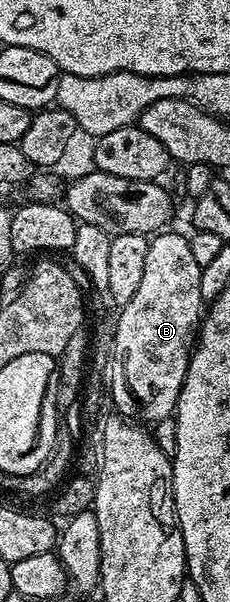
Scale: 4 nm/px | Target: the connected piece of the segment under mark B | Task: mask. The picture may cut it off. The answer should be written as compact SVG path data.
M158 232L150 240L147 259L143 262L143 279L135 290L135 295L131 295L127 304L120 306L118 313L121 314L116 314L113 327L113 352L107 370L107 393L111 398L111 405L117 408L114 410L120 416L136 419L141 423L156 423L176 414L189 357L193 354L193 346L203 320L203 302L199 291L202 266L195 263L191 256L188 236L184 232L169 232Z

